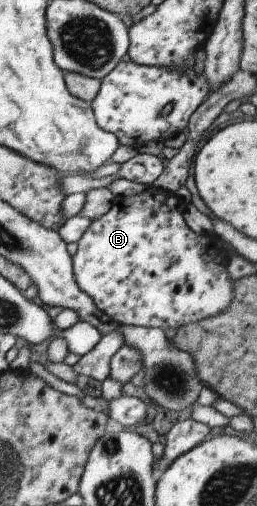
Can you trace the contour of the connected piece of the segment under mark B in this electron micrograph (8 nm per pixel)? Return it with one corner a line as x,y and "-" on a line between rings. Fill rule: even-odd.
147,187
138,194
114,198
111,201
108,211
97,219
94,219
76,241
77,250
71,257
75,283
83,293
86,293
91,298
95,309
101,311
105,317
109,317
109,320
113,321
113,323
127,326
161,328
169,332
182,325
191,325
191,323
207,319
207,317
215,317
217,313
225,311
231,303
231,299
233,299
234,280
229,279
229,273
227,273
226,262
228,261
228,251
225,250
221,239
217,235
209,234
207,237
202,237
191,231
191,228
185,225
182,213
182,206
173,195
161,191
157,192

